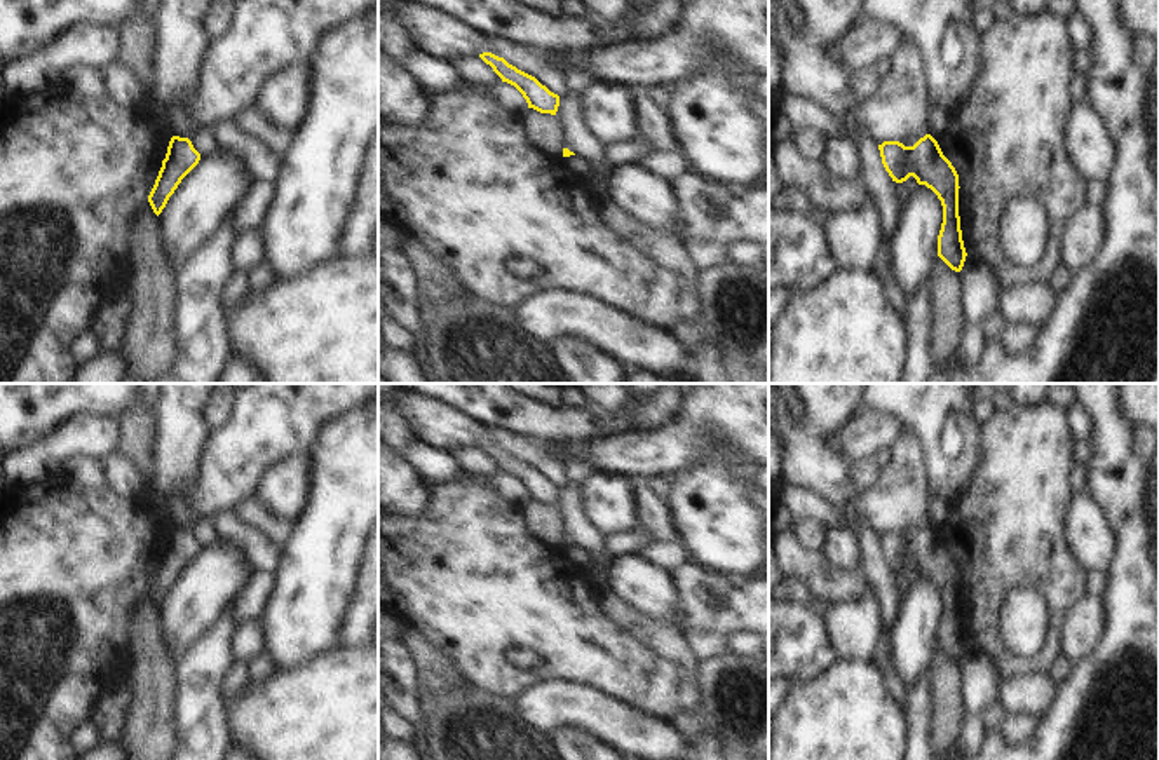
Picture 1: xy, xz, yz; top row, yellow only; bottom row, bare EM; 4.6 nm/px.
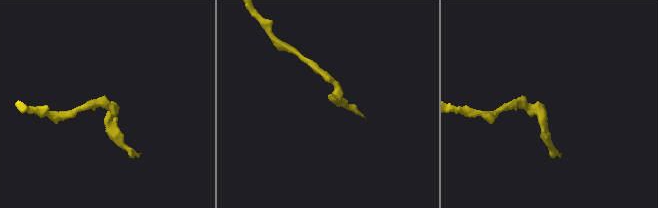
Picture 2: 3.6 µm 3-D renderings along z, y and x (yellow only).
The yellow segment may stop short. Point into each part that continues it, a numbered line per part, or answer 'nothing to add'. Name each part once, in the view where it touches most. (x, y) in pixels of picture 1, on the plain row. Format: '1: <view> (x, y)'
nothing to add

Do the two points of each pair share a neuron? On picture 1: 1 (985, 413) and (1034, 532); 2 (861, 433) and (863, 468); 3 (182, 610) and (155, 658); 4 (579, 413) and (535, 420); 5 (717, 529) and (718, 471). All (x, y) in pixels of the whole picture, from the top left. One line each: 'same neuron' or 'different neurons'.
1: different neurons
2: different neurons
3: different neurons
4: same neuron
5: same neuron

